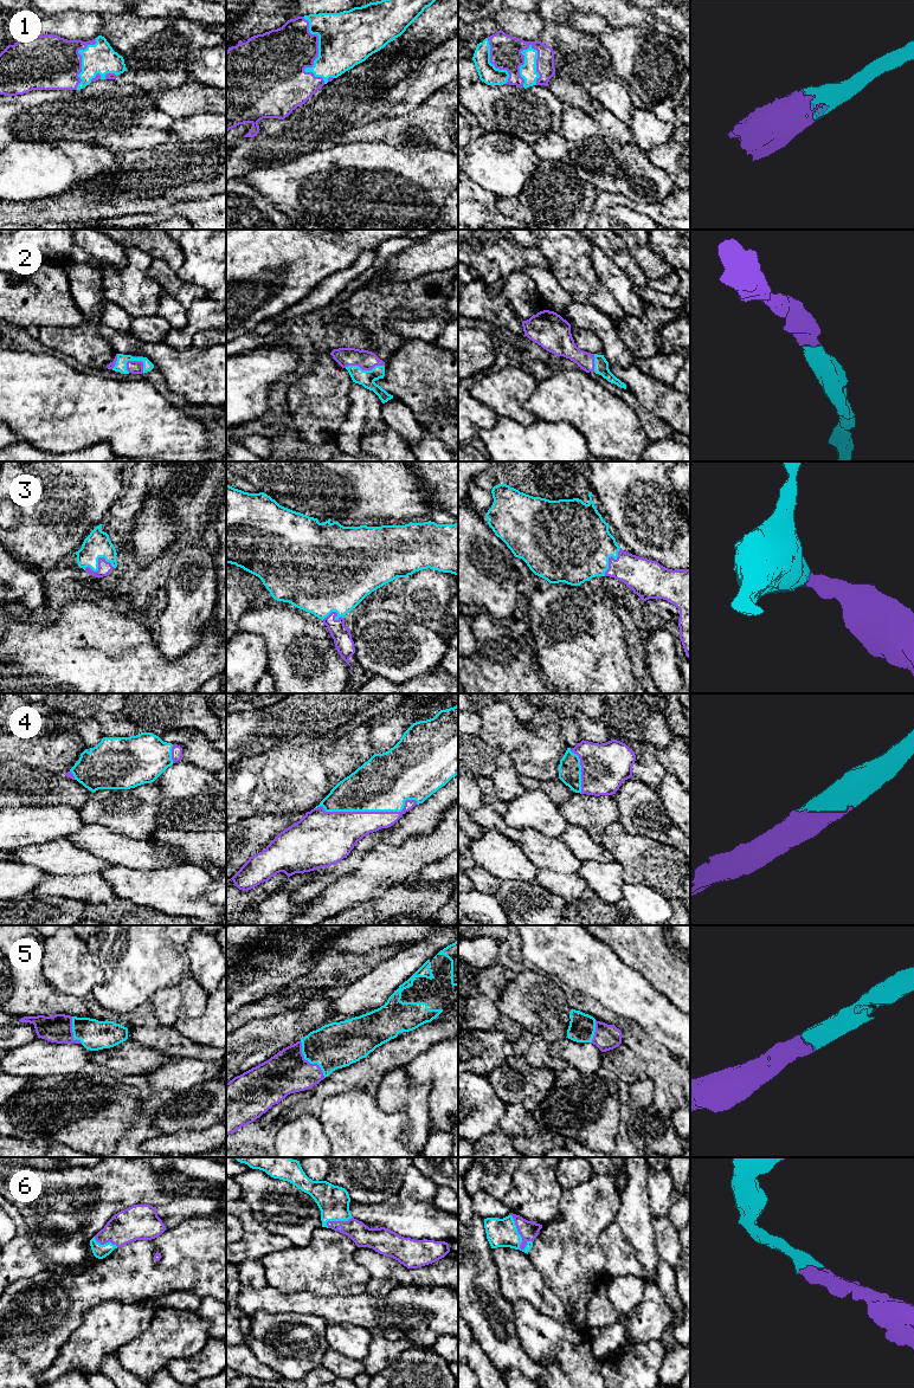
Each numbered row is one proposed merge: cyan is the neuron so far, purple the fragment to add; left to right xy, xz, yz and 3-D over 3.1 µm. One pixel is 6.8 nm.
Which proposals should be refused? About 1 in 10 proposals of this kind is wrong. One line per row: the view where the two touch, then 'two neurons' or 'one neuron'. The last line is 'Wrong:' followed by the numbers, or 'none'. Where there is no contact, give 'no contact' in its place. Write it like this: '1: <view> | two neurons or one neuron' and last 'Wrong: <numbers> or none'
1: yz | one neuron
2: xz | one neuron
3: xy | one neuron
4: xz | one neuron
5: xz | one neuron
6: yz | one neuron
Wrong: none

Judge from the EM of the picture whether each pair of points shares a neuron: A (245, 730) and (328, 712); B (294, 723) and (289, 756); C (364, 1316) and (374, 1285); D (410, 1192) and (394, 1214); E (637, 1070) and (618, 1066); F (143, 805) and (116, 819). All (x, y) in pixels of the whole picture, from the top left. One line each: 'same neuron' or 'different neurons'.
A: same neuron
B: different neurons
C: different neurons
D: different neurons
E: same neuron
F: same neuron

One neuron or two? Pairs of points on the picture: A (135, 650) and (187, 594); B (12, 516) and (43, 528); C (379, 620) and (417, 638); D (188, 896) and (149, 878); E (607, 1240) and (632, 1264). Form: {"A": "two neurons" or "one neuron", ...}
{"A": "two neurons", "B": "two neurons", "C": "one neuron", "D": "one neuron", "E": "one neuron"}

